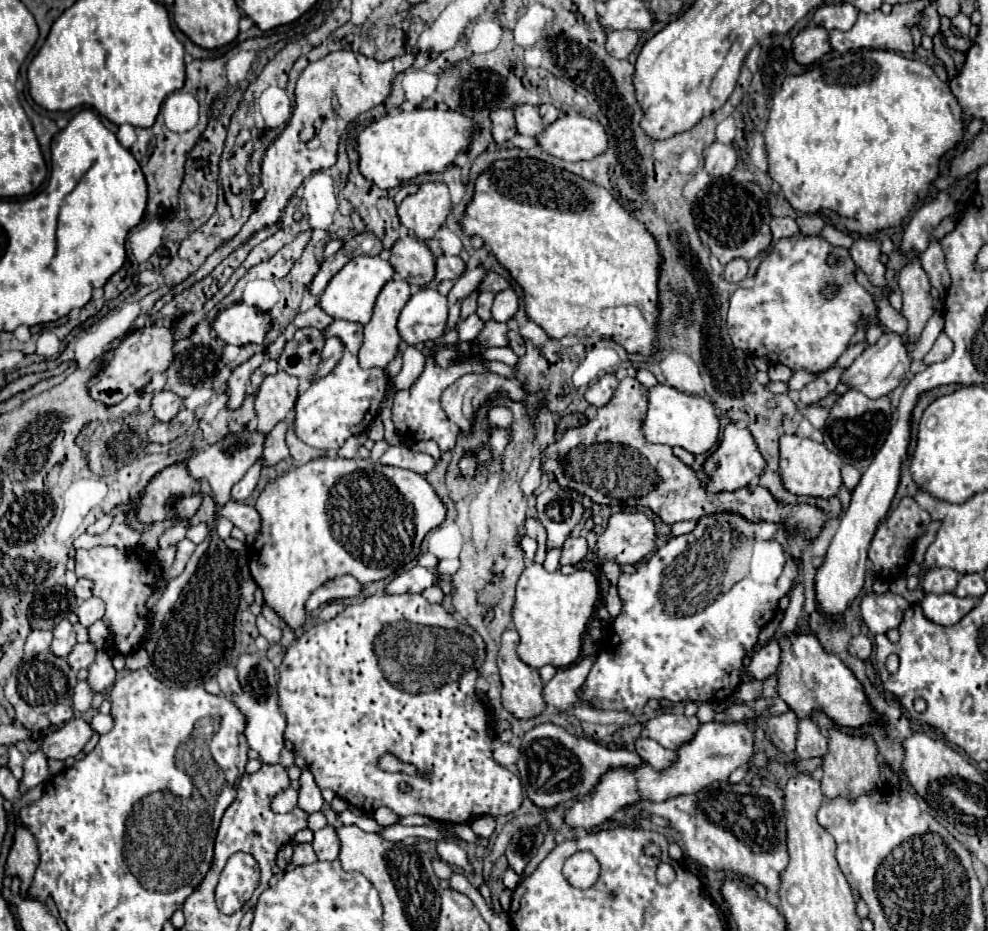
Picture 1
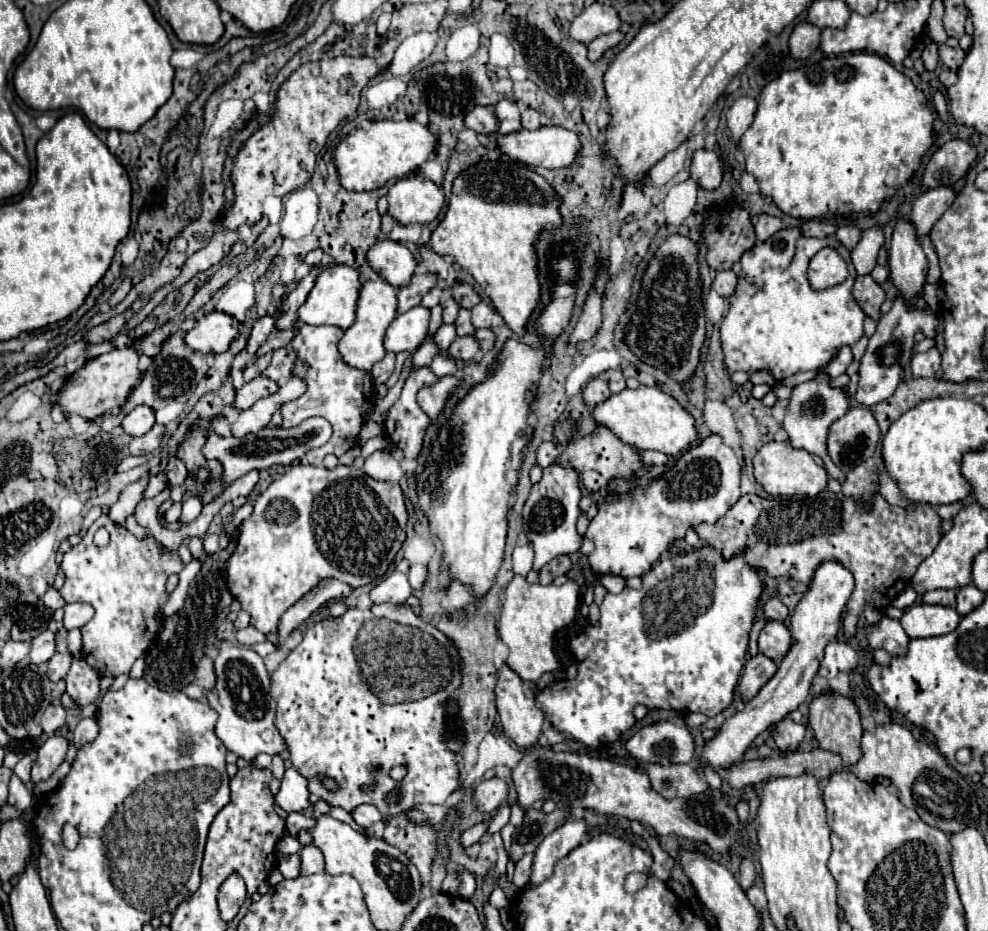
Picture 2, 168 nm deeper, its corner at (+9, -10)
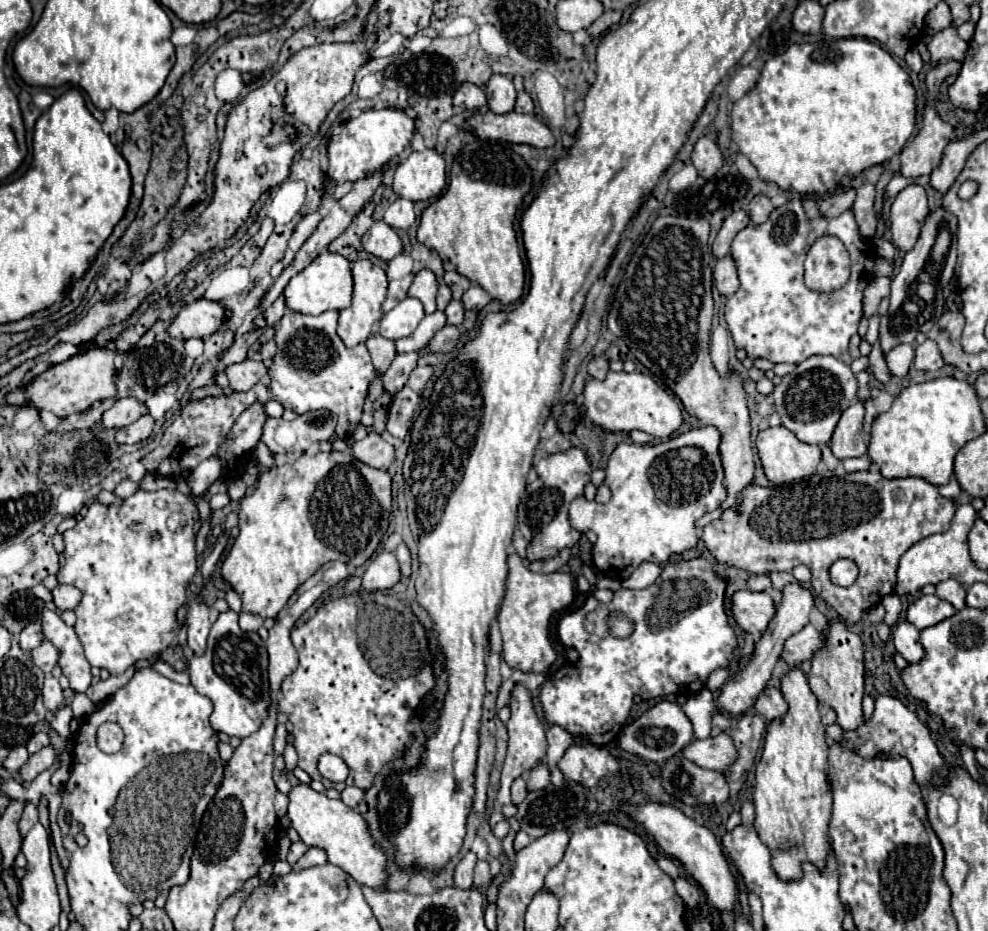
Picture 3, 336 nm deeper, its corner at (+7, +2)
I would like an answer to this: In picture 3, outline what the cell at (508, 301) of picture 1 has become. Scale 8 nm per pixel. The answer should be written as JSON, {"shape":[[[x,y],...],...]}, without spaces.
{"shape":[[[471,285],[471,287],[463,293],[463,297],[461,297],[463,307],[465,307],[465,309],[473,309],[473,311],[483,309],[489,301],[491,301],[489,293],[485,293],[479,285]]]}

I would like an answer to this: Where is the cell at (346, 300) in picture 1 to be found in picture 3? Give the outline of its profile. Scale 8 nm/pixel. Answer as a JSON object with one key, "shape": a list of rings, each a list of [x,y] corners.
{"shape":[[[321,253],[309,267],[305,267],[301,273],[297,273],[289,285],[285,287],[285,303],[291,311],[297,313],[309,313],[309,315],[319,315],[329,309],[345,309],[349,307],[353,293],[353,277],[351,277],[351,265],[345,257],[337,253]]]}

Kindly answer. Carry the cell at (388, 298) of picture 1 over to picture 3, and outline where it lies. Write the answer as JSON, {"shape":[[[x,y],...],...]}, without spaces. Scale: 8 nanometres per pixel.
{"shape":[[[359,259],[359,261],[353,261],[351,271],[353,271],[353,283],[355,283],[353,301],[351,301],[351,305],[347,309],[339,311],[339,327],[337,327],[339,337],[349,347],[353,347],[357,343],[365,343],[365,339],[371,335],[373,325],[383,315],[381,305],[383,305],[385,293],[387,293],[387,275],[385,275],[381,265],[373,263],[371,259]]]}

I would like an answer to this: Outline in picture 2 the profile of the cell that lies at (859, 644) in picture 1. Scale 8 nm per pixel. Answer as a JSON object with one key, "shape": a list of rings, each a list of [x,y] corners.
{"shape":[[[831,641],[825,649],[825,657],[819,667],[819,675],[825,679],[833,679],[839,673],[849,673],[857,667],[859,655],[849,643],[841,641]]]}

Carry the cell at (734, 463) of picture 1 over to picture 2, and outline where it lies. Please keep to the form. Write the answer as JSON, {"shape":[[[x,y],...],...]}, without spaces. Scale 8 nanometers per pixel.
{"shape":[[[709,435],[697,447],[691,447],[683,457],[657,481],[651,481],[647,487],[637,487],[629,495],[619,497],[617,493],[609,493],[611,503],[603,503],[599,513],[589,523],[587,537],[595,543],[595,551],[589,555],[589,565],[597,575],[621,575],[621,577],[637,577],[651,569],[651,565],[659,559],[659,555],[667,549],[673,539],[681,539],[685,531],[703,521],[715,523],[721,515],[727,513],[731,505],[741,497],[741,465],[733,447],[725,445],[719,435]]]}

